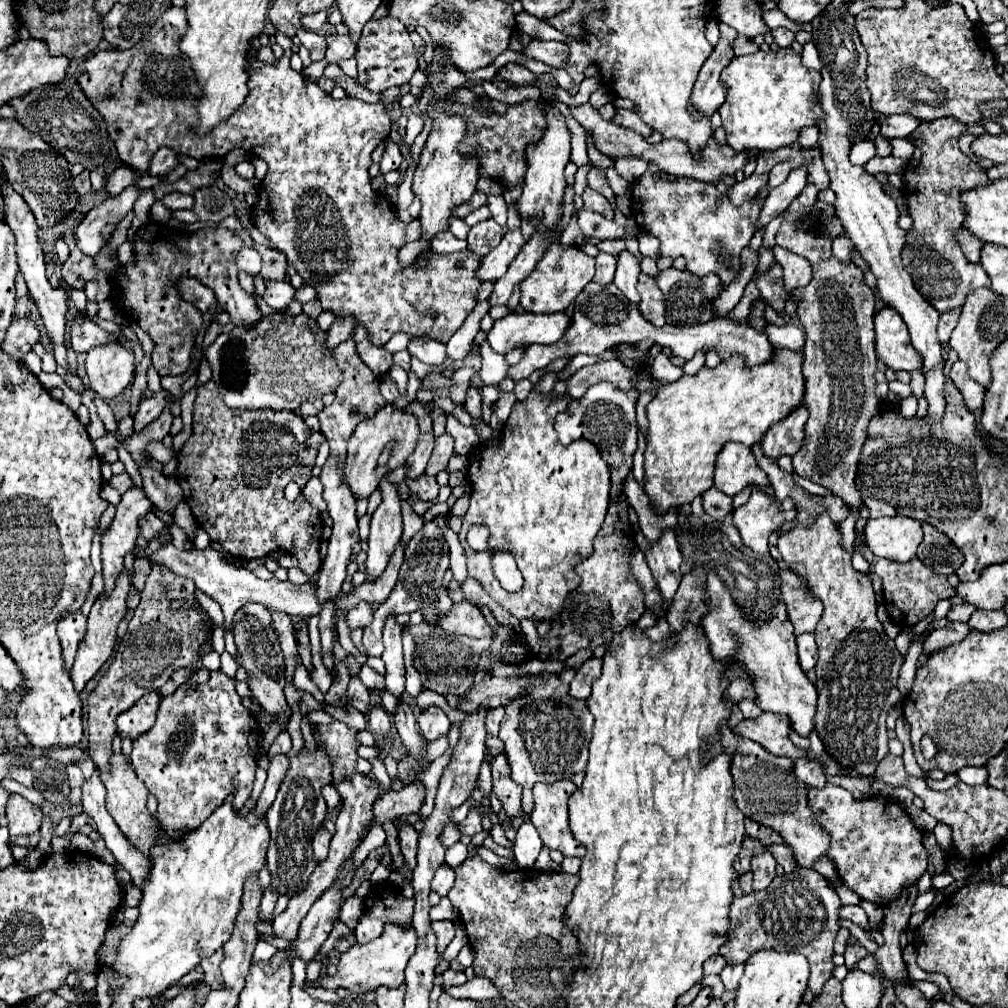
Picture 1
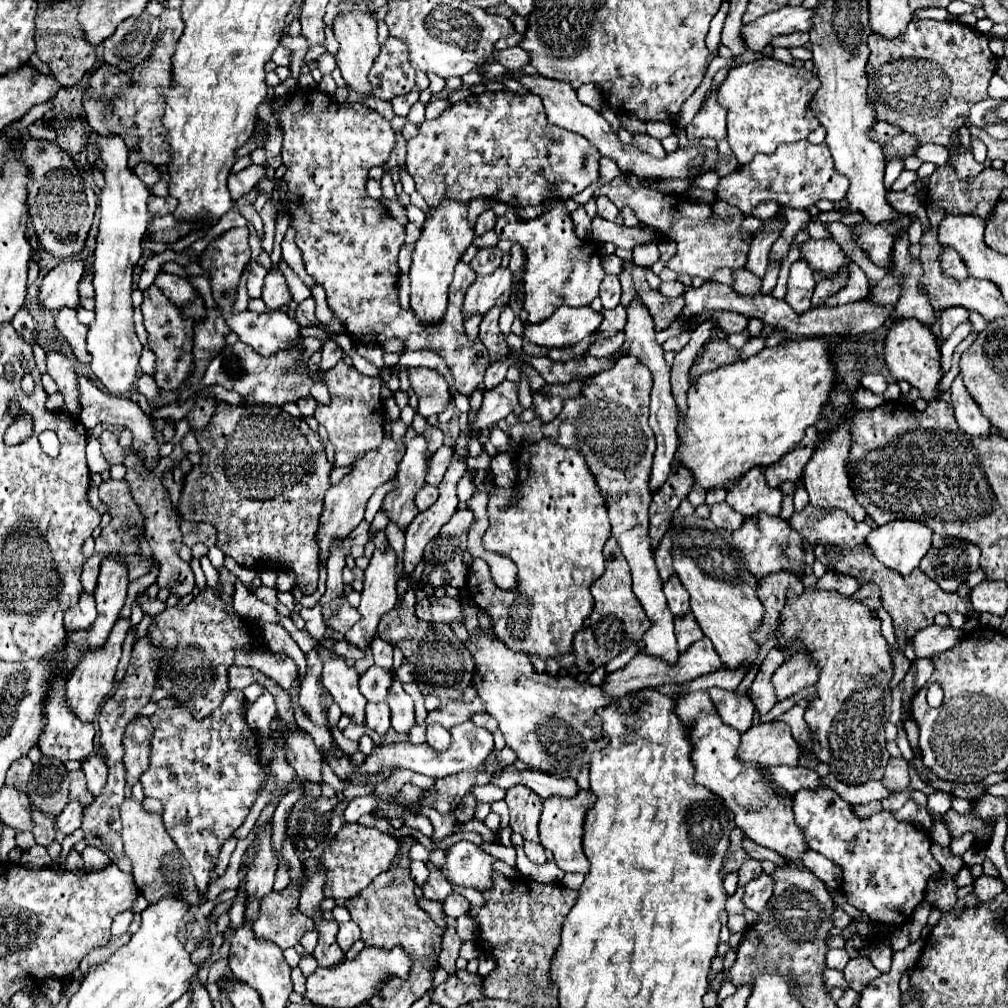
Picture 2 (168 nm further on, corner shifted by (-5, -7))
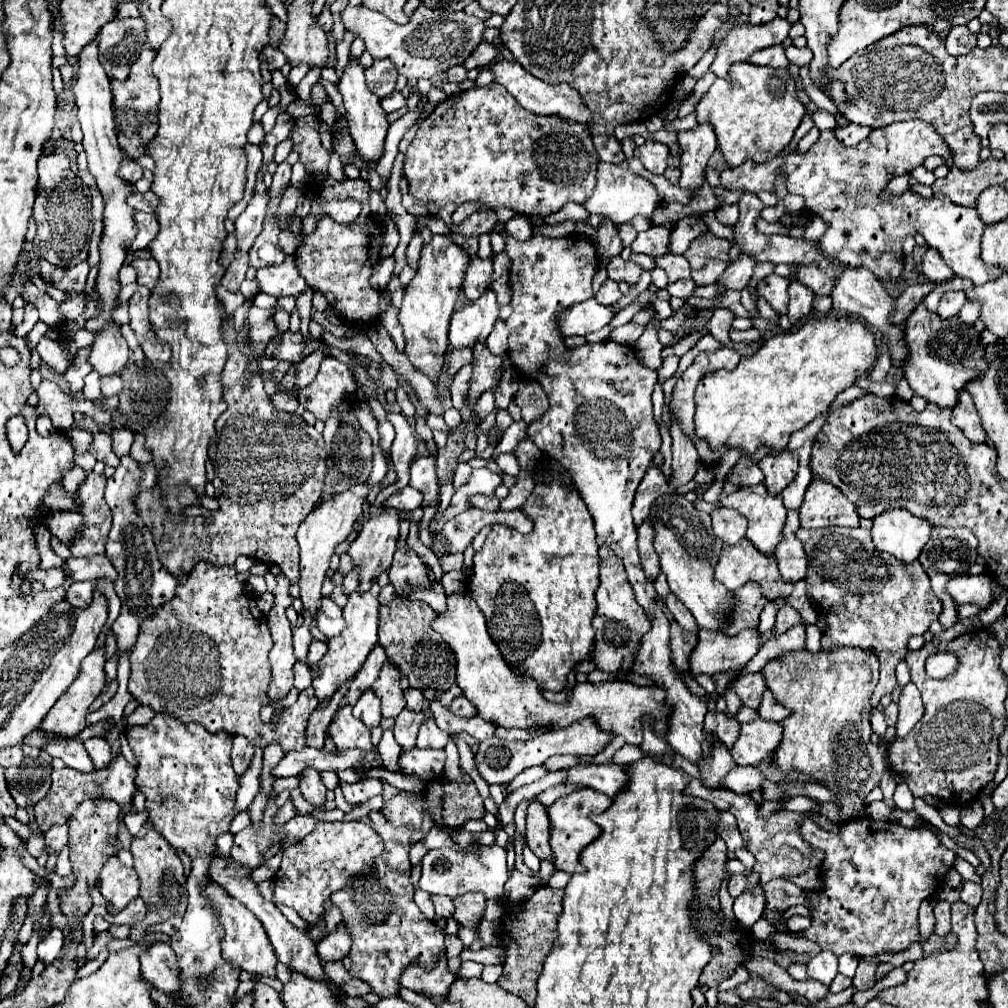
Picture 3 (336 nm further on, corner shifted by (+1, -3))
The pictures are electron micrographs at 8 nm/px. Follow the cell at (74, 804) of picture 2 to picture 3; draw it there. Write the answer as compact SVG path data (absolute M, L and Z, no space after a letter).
M67 823L57 825L45 833L45 851L59 855L61 849L67 845Z

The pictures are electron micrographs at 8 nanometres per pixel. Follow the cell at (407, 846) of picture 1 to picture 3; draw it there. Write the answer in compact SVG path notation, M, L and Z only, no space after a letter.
M431 897L433 903L435 903L435 911L437 911L437 917L441 919L449 919L453 917L453 901L445 899L445 897Z

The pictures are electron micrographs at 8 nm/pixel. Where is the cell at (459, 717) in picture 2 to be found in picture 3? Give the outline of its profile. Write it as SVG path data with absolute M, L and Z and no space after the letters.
M403 709L401 715L397 717L397 723L395 723L395 741L401 745L403 751L411 751L415 749L415 737L417 737L417 731L419 731L419 725L423 719L431 717L431 713L413 713L409 709Z

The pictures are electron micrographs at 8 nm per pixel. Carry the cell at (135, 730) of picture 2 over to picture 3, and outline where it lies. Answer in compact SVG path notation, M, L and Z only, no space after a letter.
M123 755L115 757L107 769L99 769L93 771L89 775L85 773L77 773L69 767L61 769L61 771L53 771L53 783L49 789L49 795L45 795L45 799L41 799L33 811L35 811L35 819L37 819L37 827L41 833L45 833L49 827L53 825L61 825L69 819L69 815L77 809L77 805L85 799L111 799L115 801L123 813L131 811L131 801L133 801L133 793L135 793L135 769L125 761Z

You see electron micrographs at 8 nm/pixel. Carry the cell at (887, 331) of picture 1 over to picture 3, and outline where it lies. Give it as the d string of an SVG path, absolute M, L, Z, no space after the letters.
M925 305L917 307L917 311L907 319L905 325L905 341L909 343L909 367L905 367L903 375L909 381L915 395L925 397L929 403L939 407L955 407L957 395L969 381L981 377L987 369L985 347L981 343L981 333L975 331L973 325L965 325L959 317L941 319L937 313L929 311Z

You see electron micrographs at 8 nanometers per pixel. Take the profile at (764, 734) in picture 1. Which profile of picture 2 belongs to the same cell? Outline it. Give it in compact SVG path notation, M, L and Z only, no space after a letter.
M783 721L759 723L741 735L739 759L753 761L763 767L799 765L799 745L791 735L791 727Z

